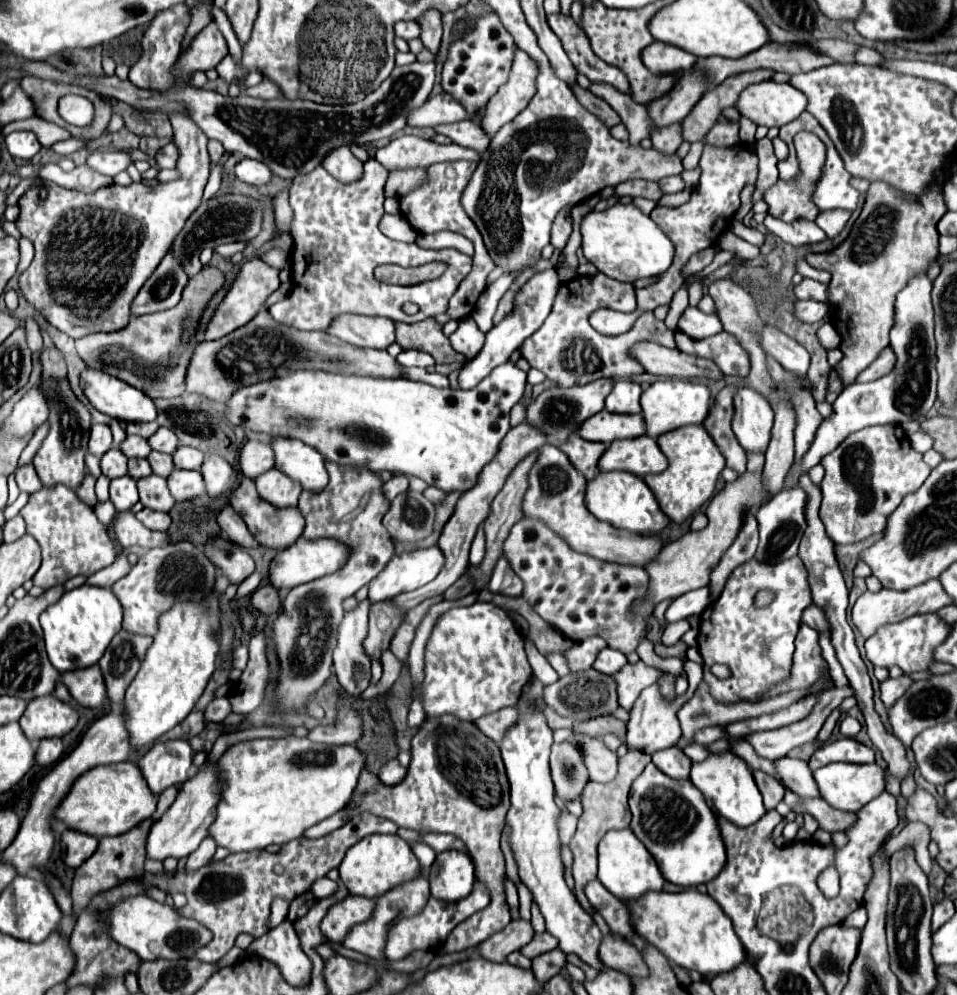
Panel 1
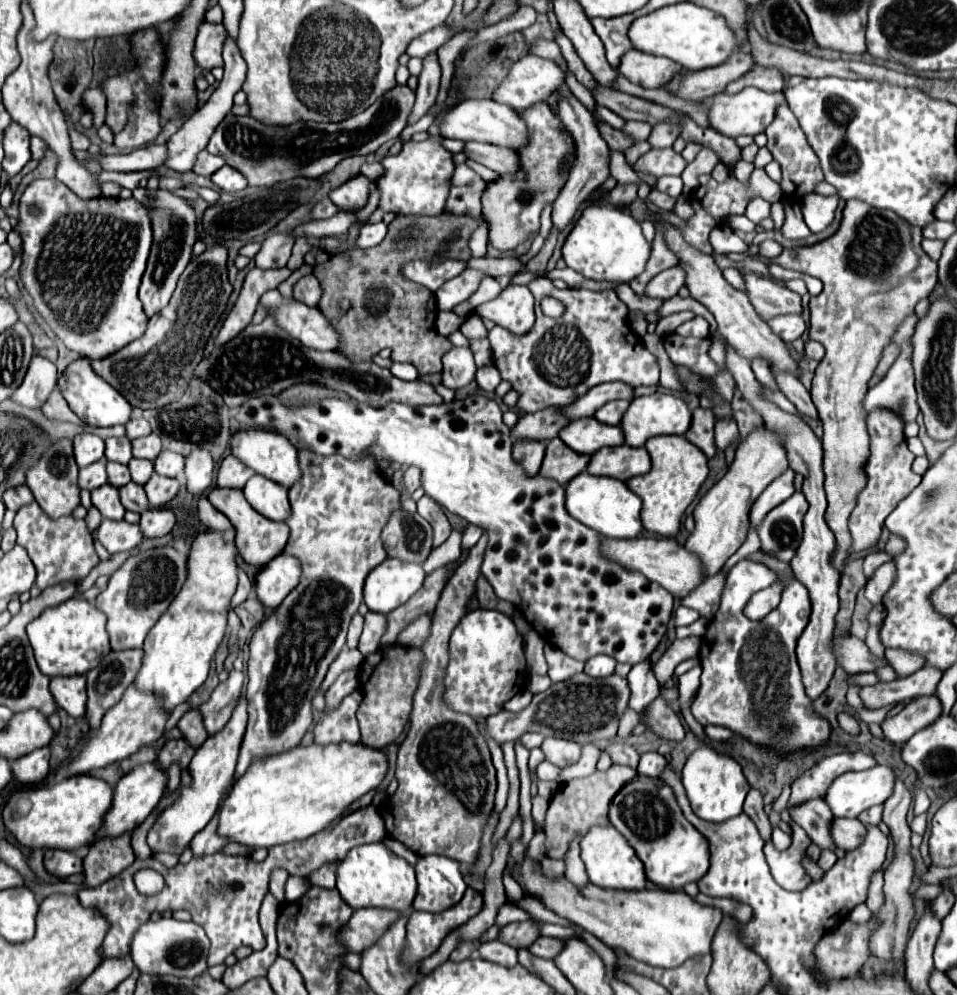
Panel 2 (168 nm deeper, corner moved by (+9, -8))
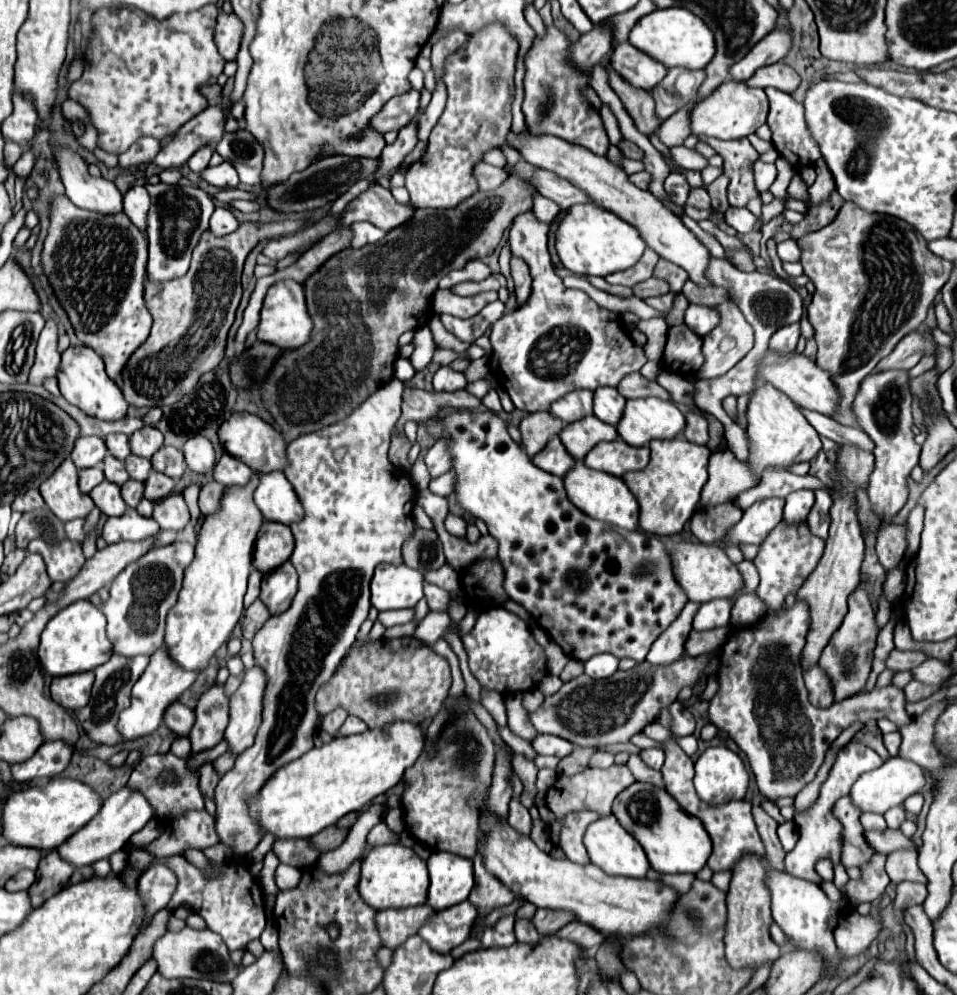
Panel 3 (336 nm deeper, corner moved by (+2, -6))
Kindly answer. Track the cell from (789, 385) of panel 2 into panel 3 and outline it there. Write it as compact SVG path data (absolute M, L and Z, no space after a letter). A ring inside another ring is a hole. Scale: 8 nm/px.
M801 408L801 412L815 426L819 436L825 436L833 442L857 442L857 446L869 446L873 450L873 442L869 442L869 436L863 430L853 430L853 428L841 426L839 422L835 422L833 418L825 416L821 412L813 412L807 408Z

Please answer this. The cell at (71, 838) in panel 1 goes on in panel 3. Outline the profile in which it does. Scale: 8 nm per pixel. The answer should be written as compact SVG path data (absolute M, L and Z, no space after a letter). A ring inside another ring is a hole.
M55 850L49 852L37 868L37 880L33 882L33 886L27 890L33 902L33 908L41 906L45 900L49 900L53 894L57 894L67 880L73 874L73 866L69 862L65 862Z

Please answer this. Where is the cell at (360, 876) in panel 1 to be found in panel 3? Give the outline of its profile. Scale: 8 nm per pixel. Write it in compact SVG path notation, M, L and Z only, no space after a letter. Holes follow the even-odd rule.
M403 844L375 846L361 860L357 892L375 910L409 908L423 904L427 900L427 888L429 888L429 878L427 878L425 860L421 860L411 848Z

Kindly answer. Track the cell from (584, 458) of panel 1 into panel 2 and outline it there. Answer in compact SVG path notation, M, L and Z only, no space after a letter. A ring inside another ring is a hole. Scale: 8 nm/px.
M554 438L546 446L540 474L546 478L554 478L558 484L566 486L574 476L578 476L582 470L586 470L588 460L590 460L590 456L576 454L560 438Z

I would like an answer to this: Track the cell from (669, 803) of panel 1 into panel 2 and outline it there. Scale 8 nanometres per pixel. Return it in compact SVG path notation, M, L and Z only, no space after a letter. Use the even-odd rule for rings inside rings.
M636 776L618 796L614 796L608 812L610 824L630 842L642 860L646 878L660 888L678 890L688 882L698 882L708 872L706 838L684 818L674 792L658 778Z

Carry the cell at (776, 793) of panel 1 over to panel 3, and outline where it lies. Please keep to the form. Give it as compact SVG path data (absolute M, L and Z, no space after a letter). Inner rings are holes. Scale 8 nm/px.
M753 806L753 816L755 816L755 824L757 824L759 836L761 836L763 844L765 844L769 860L777 866L777 870L783 870L785 852L783 852L779 836L777 836L777 826L779 824L761 806Z

